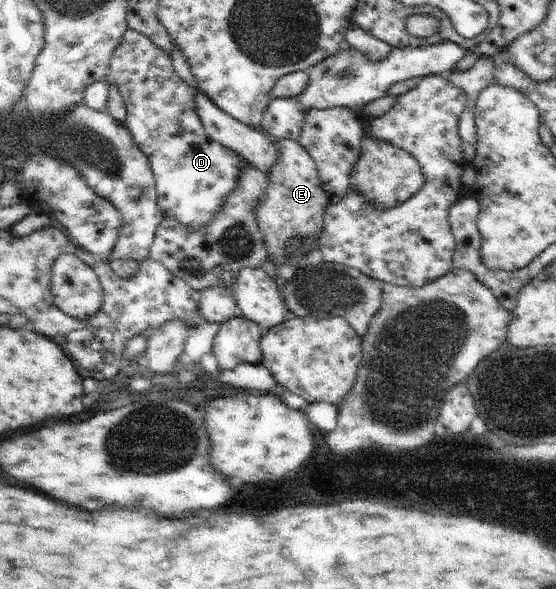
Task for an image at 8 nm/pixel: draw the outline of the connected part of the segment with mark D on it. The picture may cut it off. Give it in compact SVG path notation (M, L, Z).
M130 27L110 58L108 73L106 73L104 81L116 85L124 99L126 119L123 123L132 133L134 143L140 147L140 151L150 161L154 181L156 181L154 185L156 185L158 209L164 213L165 218L176 219L190 231L210 225L212 219L215 219L216 215L220 213L228 195L238 187L242 160L236 151L232 151L228 147L224 147L222 143L208 137L196 111L194 97L198 93L198 89L190 87L186 81L182 81L178 77L173 66L173 59L168 57L166 51L160 51L149 37Z

